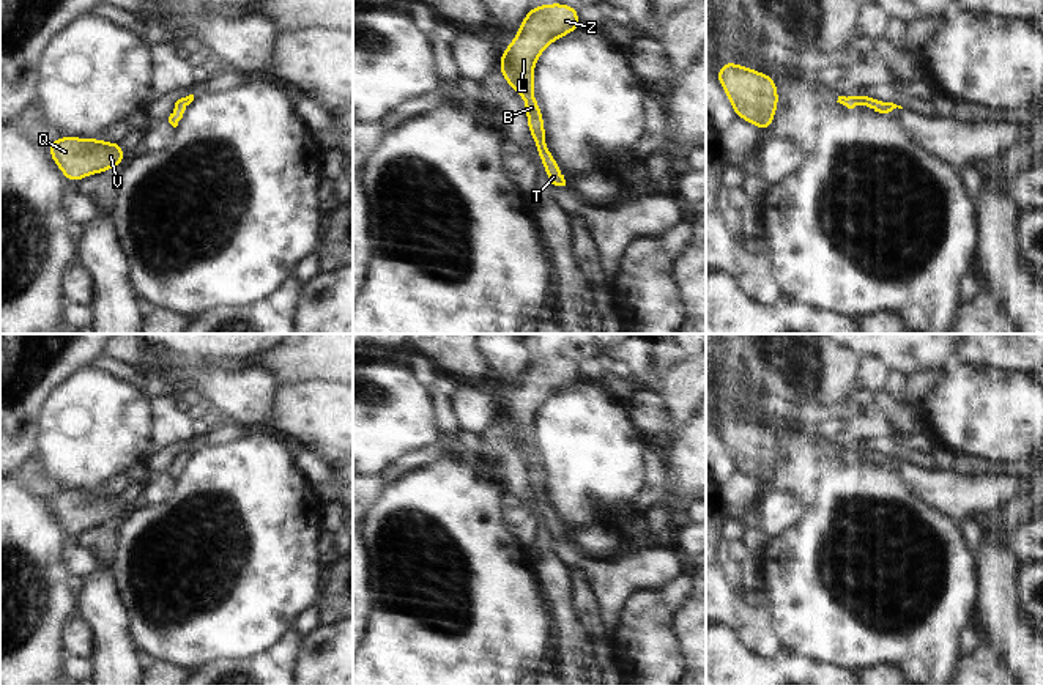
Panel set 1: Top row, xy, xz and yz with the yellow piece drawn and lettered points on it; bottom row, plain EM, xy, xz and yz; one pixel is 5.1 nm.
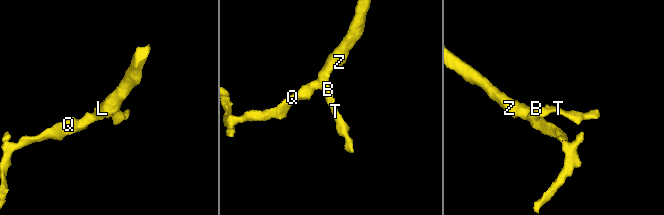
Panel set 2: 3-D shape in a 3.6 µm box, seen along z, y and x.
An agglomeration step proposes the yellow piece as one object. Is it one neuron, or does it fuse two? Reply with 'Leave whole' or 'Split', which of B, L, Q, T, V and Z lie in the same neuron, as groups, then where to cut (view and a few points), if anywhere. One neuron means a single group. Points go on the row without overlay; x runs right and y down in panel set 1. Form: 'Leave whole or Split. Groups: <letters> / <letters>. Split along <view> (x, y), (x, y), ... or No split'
Leave whole. Groups: B L Q T V Z. No split

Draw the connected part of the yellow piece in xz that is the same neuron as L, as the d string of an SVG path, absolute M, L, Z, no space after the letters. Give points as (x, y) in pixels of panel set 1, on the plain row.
M548 356L531 361L512 395L499 408L499 424L504 433L526 457L528 482L536 494L550 537L566 539L562 523L550 505L545 493L545 476L534 450L534 419L542 405L561 389L581 380L578 362L564 356Z

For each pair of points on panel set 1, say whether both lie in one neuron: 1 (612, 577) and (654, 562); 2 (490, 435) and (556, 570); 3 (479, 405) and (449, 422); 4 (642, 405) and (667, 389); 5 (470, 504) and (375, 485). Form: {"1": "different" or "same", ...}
{"1": "same", "2": "same", "3": "different", "4": "different", "5": "different"}

